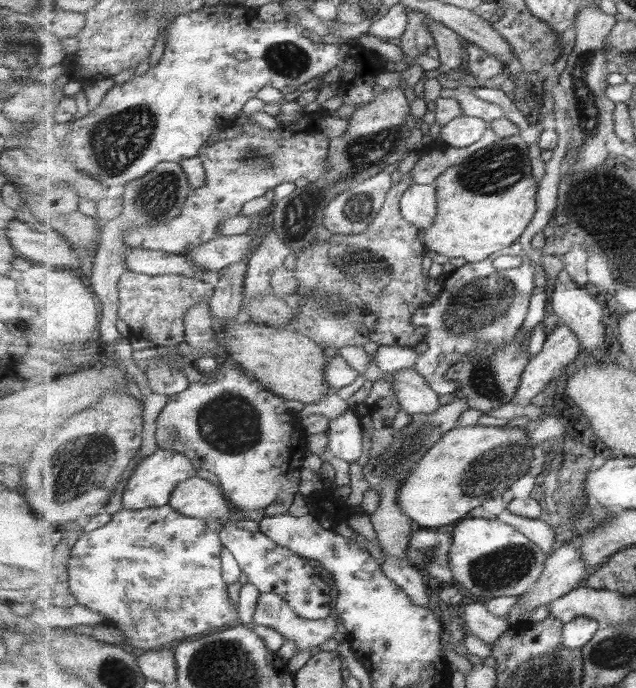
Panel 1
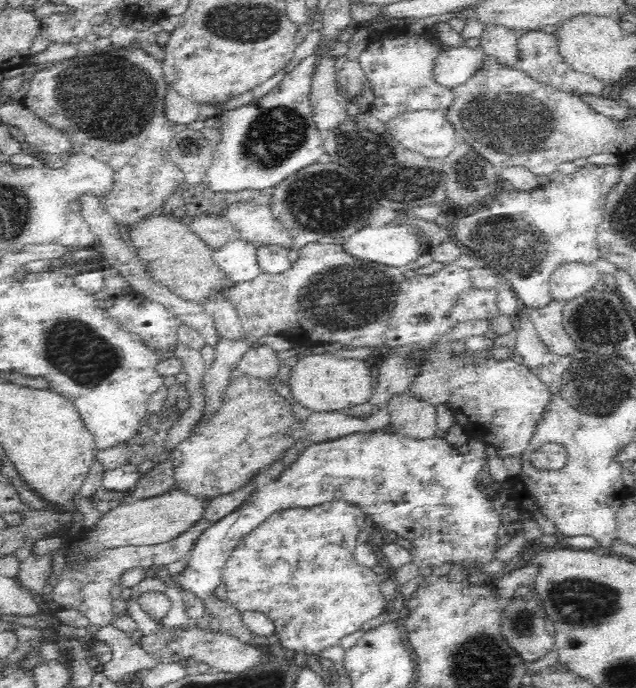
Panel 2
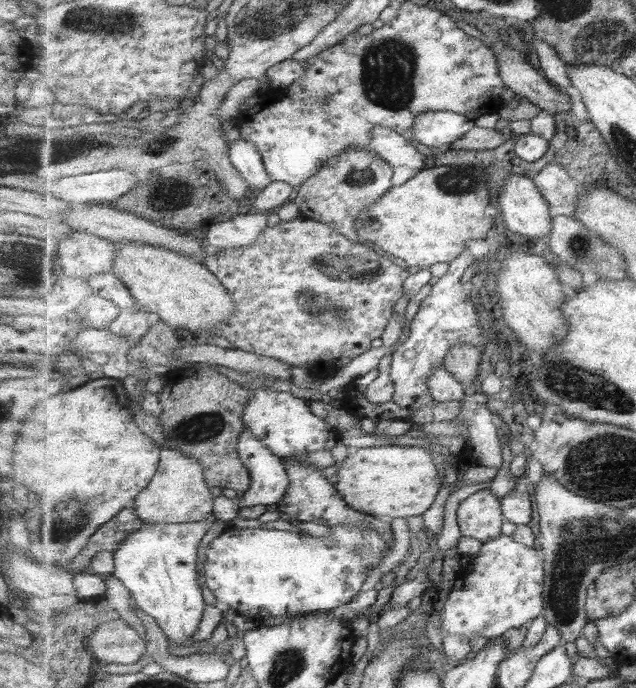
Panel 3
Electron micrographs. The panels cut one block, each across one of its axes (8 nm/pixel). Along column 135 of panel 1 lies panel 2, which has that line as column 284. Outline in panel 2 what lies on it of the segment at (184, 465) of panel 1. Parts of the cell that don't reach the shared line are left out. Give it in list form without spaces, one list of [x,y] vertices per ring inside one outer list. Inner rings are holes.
[[[376,431],[356,433],[335,441],[306,447],[295,462],[284,468],[281,475],[269,485],[257,488],[230,516],[210,526],[195,542],[185,569],[172,580],[182,590],[189,591],[202,602],[221,582],[221,572],[232,551],[252,530],[260,526],[274,512],[293,508],[310,508],[323,502],[342,499],[352,502],[367,514],[370,523],[388,536],[407,538],[411,544],[411,562],[422,568],[438,568],[442,564],[475,568],[496,560],[496,540],[503,532],[504,522],[476,480],[478,473],[487,465],[486,443],[476,437],[467,441],[469,451],[460,454],[445,439],[432,436],[426,440],[408,438],[398,433]]]

